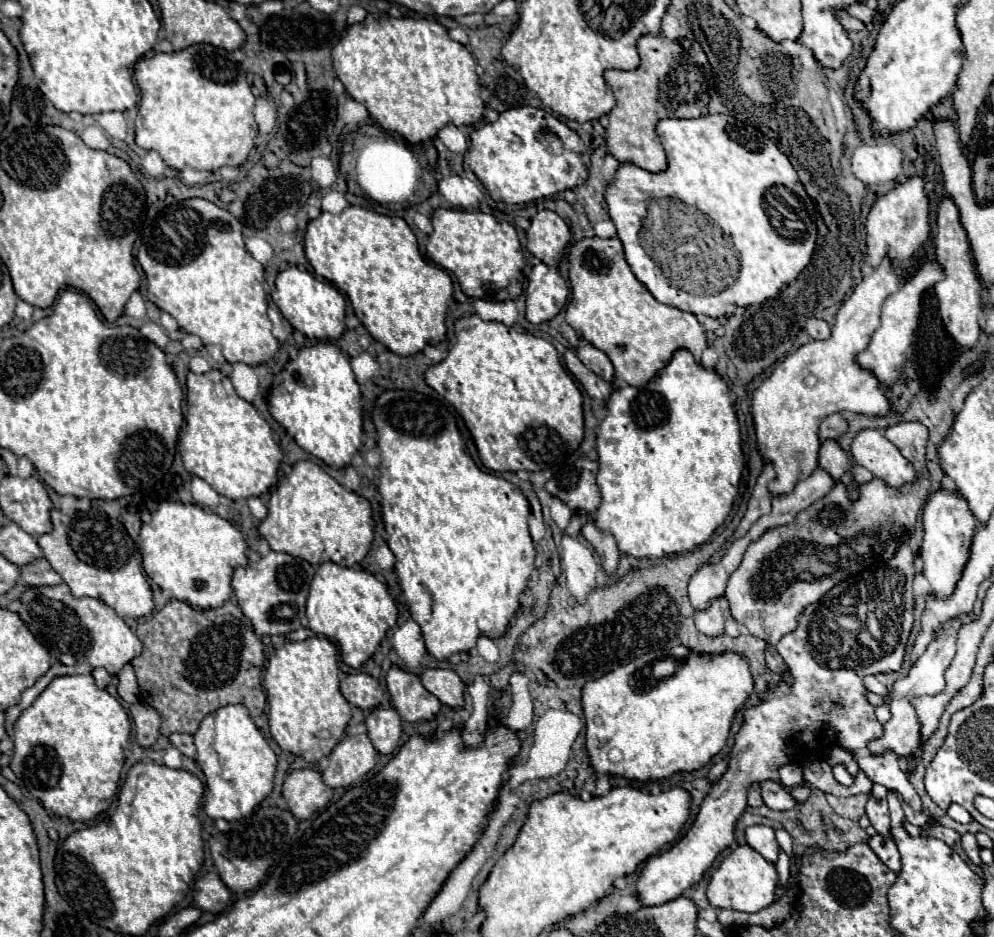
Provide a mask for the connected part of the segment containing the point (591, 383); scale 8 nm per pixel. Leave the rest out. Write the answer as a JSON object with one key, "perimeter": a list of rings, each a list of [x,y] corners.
{"perimeter":[[[568,349],[568,351],[566,351],[564,363],[566,363],[568,371],[570,371],[570,373],[580,381],[580,385],[586,389],[586,393],[590,395],[592,401],[600,401],[600,403],[606,403],[606,401],[608,401],[614,385],[612,385],[610,381],[602,379],[600,375],[596,375],[594,371],[586,369],[586,367],[582,365],[582,361],[576,357],[574,349]]]}

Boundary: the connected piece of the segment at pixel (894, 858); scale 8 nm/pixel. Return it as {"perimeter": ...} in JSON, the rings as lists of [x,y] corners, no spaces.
{"perimeter":[[[874,835],[868,839],[868,845],[872,847],[872,851],[894,871],[900,873],[900,853],[896,849],[896,843],[892,837],[882,837],[882,835]]]}

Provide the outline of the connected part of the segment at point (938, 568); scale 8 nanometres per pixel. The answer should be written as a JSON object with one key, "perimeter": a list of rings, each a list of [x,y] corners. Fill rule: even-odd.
{"perimeter":[[[940,487],[926,503],[922,515],[924,541],[922,541],[922,557],[924,557],[924,575],[932,585],[932,593],[938,597],[952,595],[958,579],[962,577],[962,569],[968,561],[968,549],[972,543],[972,535],[978,527],[976,517],[968,509],[966,499],[958,491],[948,491]]]}

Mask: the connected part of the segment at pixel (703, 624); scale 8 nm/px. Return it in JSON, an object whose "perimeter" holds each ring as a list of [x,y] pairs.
{"perimeter":[[[720,595],[720,599],[712,599],[710,607],[704,611],[696,611],[694,621],[700,633],[716,637],[724,633],[724,621],[728,617],[728,601],[724,599],[724,595]]]}

